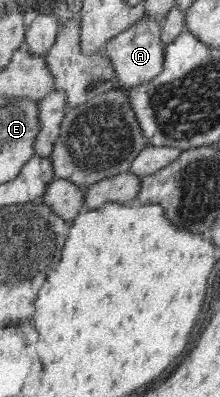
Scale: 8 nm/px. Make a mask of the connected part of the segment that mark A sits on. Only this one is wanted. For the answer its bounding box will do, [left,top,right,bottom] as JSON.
[101,16,168,90]

